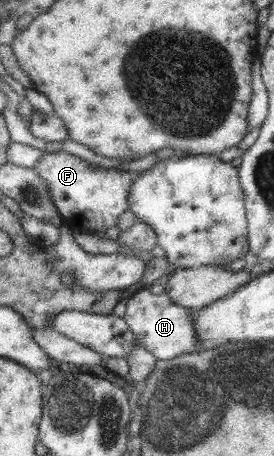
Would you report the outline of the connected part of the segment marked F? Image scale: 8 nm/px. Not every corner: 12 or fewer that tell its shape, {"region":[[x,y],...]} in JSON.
{"region":[[43,151],[61,226],[98,232],[129,211],[130,172]]}

